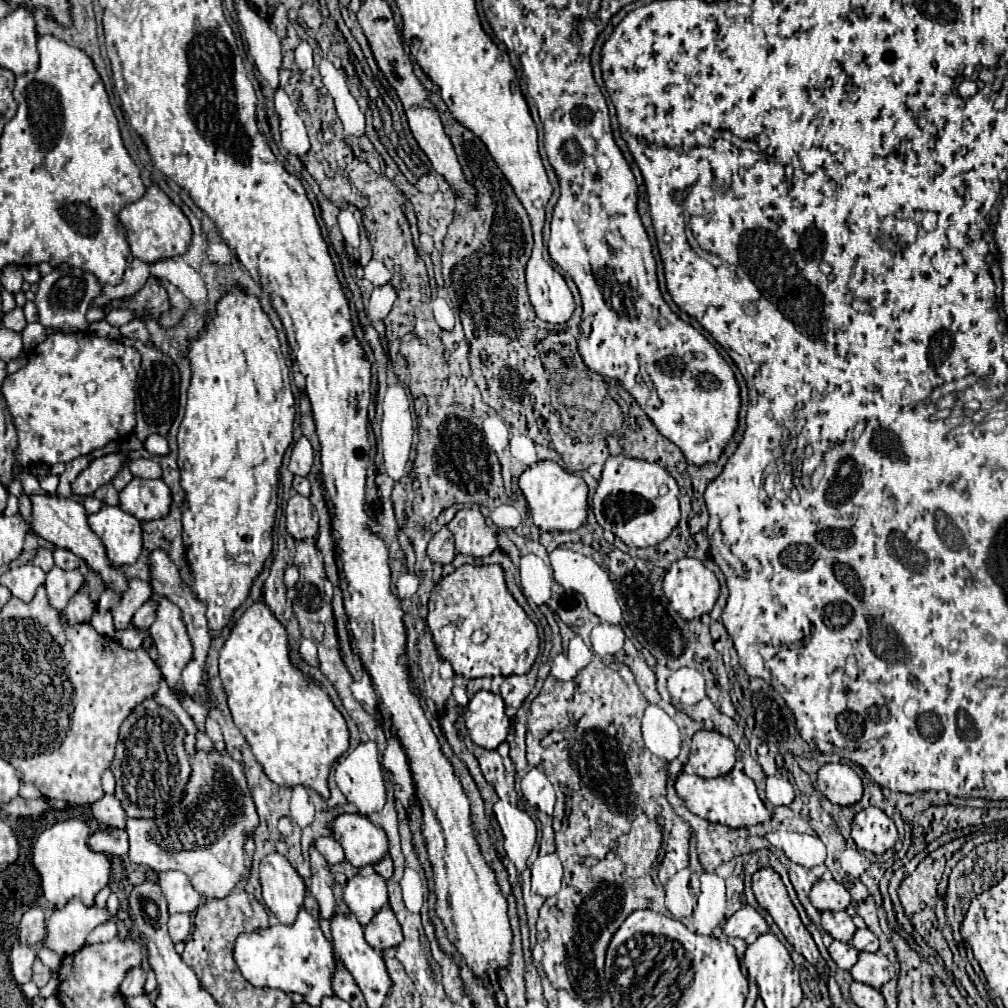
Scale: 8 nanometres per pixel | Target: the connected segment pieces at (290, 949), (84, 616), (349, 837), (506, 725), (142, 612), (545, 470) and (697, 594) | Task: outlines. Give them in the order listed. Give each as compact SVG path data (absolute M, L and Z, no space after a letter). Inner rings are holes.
M303 906L291 926L273 924L267 928L257 928L255 932L239 934L233 956L245 980L255 988L297 992L311 1006L319 1006L325 996L333 996L331 980L335 972L335 950L323 936L319 922Z
M75 592L75 596L71 596L69 604L65 606L63 614L65 614L65 622L67 624L79 624L79 622L89 622L91 614L95 612L95 604L89 598L89 594L85 592Z
M339 814L329 828L343 846L347 862L357 868L371 866L387 854L387 834L363 814Z
M479 690L471 698L463 710L463 718L471 740L487 750L495 750L511 732L511 720L505 714L503 698L487 690Z
M147 600L147 604L143 604L135 616L133 616L133 624L141 630L147 630L153 622L155 622L155 612L157 612L157 602L155 600Z
M539 460L519 476L519 488L529 504L529 512L539 530L577 530L587 518L587 484L553 460Z
M681 558L665 572L663 592L683 620L693 620L711 612L719 580L697 558Z

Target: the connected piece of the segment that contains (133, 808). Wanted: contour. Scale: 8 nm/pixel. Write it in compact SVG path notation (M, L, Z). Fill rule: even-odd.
M147 698L131 712L129 718L125 718L111 772L117 780L115 796L121 800L129 818L155 818L183 798L183 790L191 774L183 736L185 730L179 720L153 698Z

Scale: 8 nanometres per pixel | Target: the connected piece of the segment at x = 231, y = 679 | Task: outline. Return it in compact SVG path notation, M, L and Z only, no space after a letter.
M263 600L255 602L251 608L243 612L243 616L231 628L229 638L219 650L219 676L223 688L227 692L227 702L233 714L233 722L249 742L253 756L263 766L265 774L281 786L311 786L323 798L329 798L327 776L333 762L347 752L349 748L349 732L345 718L333 706L329 694L319 686L317 680L301 672L289 658L289 640L287 630L279 620L275 620L273 612L267 608Z

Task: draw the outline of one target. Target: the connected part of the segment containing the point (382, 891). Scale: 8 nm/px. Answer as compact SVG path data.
M359 872L345 884L345 904L367 926L369 920L387 904L387 886L377 872Z

